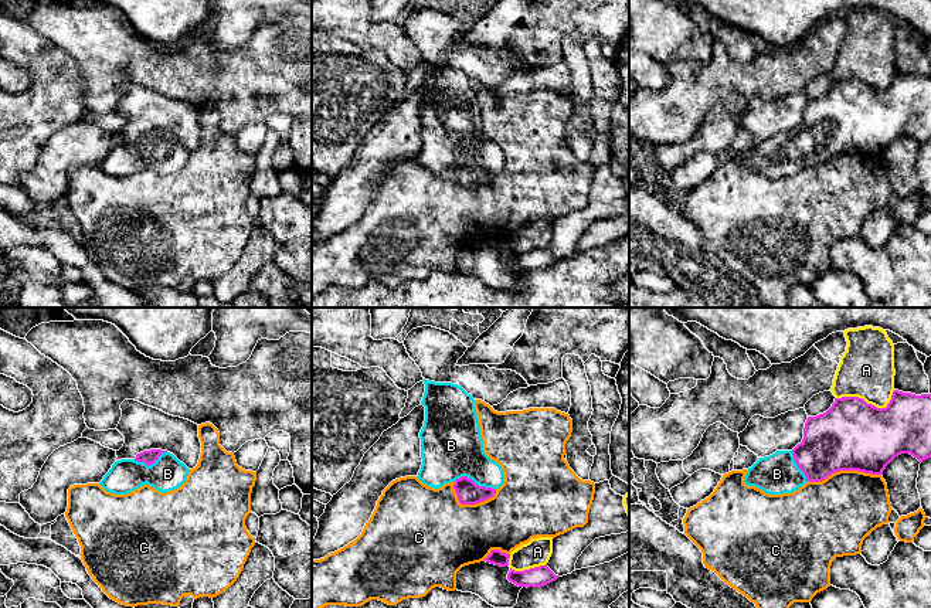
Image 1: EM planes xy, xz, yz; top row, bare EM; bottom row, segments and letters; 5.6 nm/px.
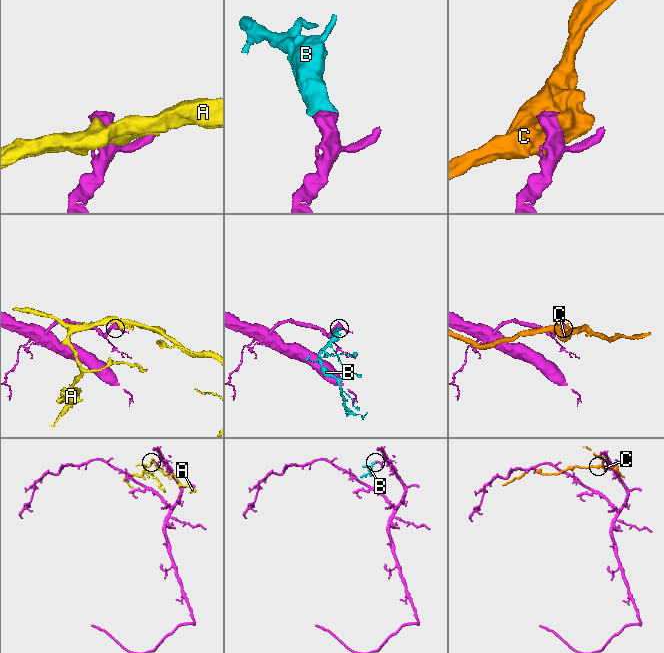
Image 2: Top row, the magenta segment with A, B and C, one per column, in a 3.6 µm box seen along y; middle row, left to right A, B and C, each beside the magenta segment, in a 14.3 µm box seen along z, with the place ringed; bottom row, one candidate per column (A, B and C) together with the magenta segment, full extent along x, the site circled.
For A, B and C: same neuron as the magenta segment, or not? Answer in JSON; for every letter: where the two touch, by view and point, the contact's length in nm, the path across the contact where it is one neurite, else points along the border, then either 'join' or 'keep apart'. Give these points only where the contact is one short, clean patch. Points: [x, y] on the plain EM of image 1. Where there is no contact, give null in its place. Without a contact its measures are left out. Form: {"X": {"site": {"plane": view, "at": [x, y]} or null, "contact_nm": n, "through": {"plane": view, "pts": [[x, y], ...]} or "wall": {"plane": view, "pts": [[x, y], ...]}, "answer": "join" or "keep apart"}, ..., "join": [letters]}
{"A": {"site": {"plane": "yz", "at": [869, 87]}, "contact_nm": 340, "answer": "keep apart"}, "B": {"site": {"plane": "xz", "at": [474, 165]}, "contact_nm": 240, "through": {"plane": "xz", "pts": [[468, 175], [474, 165], [474, 155], [451, 128]]}, "answer": "join"}, "C": {"site": {"plane": "yz", "at": [843, 152]}, "contact_nm": 420, "answer": "keep apart"}, "join": ["B"]}

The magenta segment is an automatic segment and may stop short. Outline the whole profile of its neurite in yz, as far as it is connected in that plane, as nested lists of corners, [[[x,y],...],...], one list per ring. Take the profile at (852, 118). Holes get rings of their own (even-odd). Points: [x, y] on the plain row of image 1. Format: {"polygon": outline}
{"polygon": [[[894,72],[886,91],[859,79],[842,79],[835,81],[826,95],[808,99],[803,122],[792,133],[777,133],[748,150],[744,166],[768,177],[792,176],[806,164],[822,164],[839,153],[883,157],[886,149],[901,136],[910,136],[920,145],[931,140],[931,77]]]}

